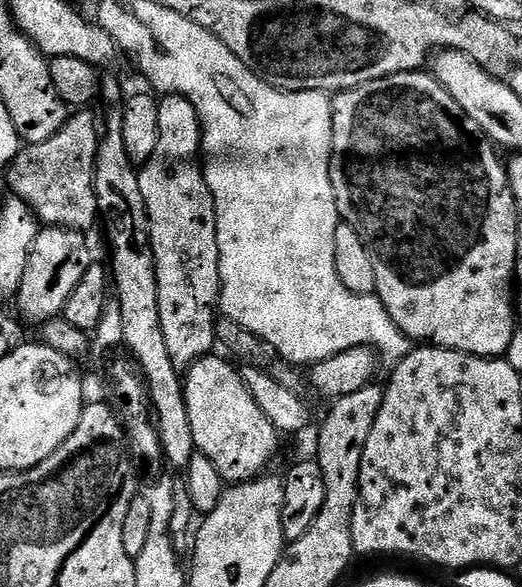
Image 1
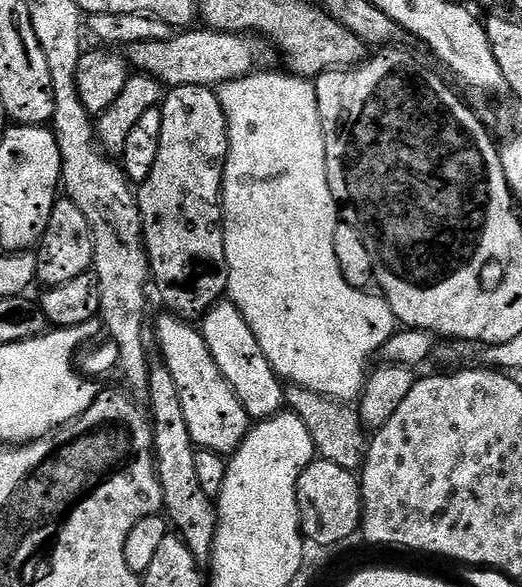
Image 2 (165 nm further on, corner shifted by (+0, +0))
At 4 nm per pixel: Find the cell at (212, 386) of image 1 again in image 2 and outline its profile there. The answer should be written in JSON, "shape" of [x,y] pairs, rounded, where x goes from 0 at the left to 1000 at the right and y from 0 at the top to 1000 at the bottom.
{"shape":[[[312,535],[299,545],[299,586],[307,591],[305,612],[333,637],[333,658],[341,658],[341,678],[349,683],[349,705],[356,710],[356,727],[377,765],[393,763],[437,780],[464,760],[479,727],[479,712],[456,685],[456,671],[425,644],[402,589],[395,589],[389,564],[375,566],[366,550],[343,538]]]}

